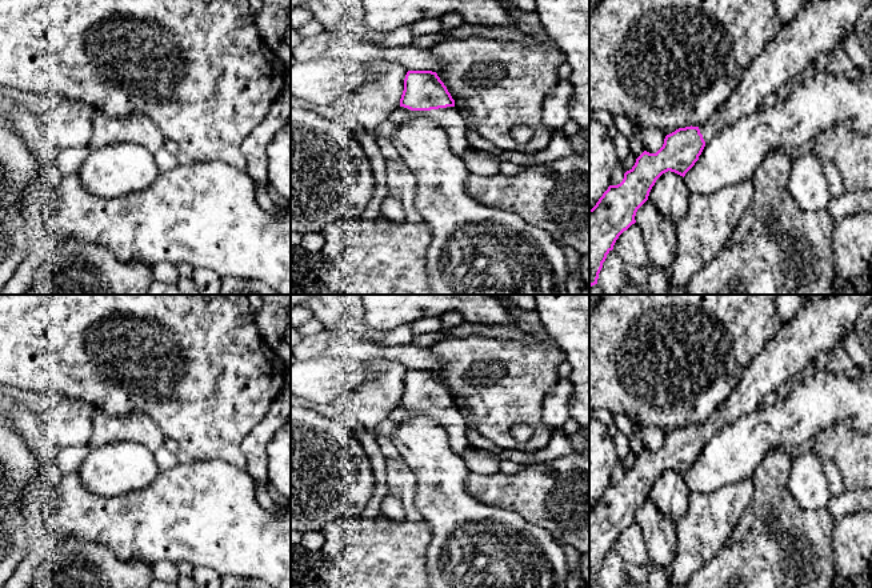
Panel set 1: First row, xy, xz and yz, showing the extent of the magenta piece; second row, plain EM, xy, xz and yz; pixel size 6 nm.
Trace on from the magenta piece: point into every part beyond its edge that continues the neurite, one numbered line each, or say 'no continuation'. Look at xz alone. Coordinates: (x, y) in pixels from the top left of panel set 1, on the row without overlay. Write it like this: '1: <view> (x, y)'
1: xz (450, 418)

